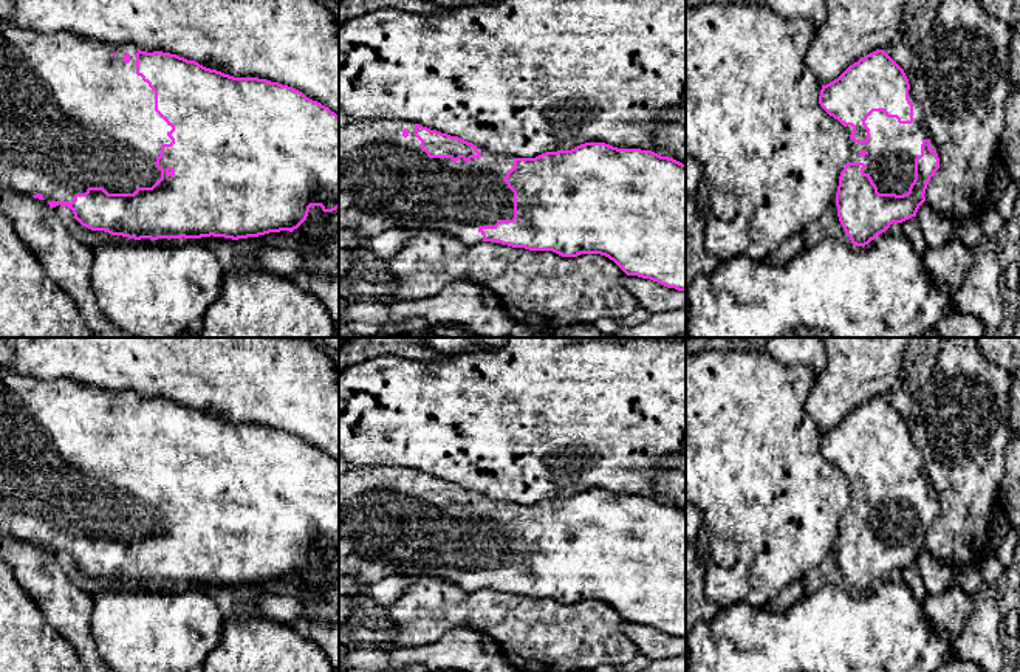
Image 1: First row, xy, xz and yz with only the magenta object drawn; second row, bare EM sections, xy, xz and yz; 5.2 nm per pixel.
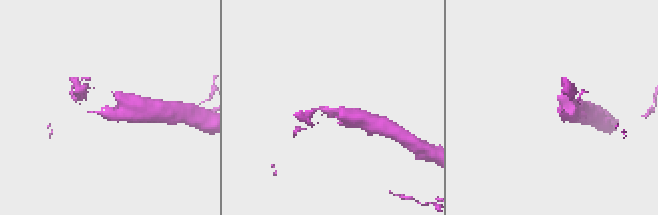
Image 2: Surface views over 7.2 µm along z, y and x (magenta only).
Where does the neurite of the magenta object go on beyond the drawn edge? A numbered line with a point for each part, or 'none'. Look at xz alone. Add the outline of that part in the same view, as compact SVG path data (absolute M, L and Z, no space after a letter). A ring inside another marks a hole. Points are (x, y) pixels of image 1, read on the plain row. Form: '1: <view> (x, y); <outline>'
1: xz (389, 522); M353 468L339 477L339 539L354 542L354 554L368 561L384 562L396 570L396 574L410 579L427 576L447 581L464 591L483 588L480 573L494 573L498 567L514 565L514 539L503 528L514 514L512 502L494 500L477 492L480 505L471 505L466 509L460 505L454 509L450 505L429 505L421 497L421 488L415 483L412 468Z

